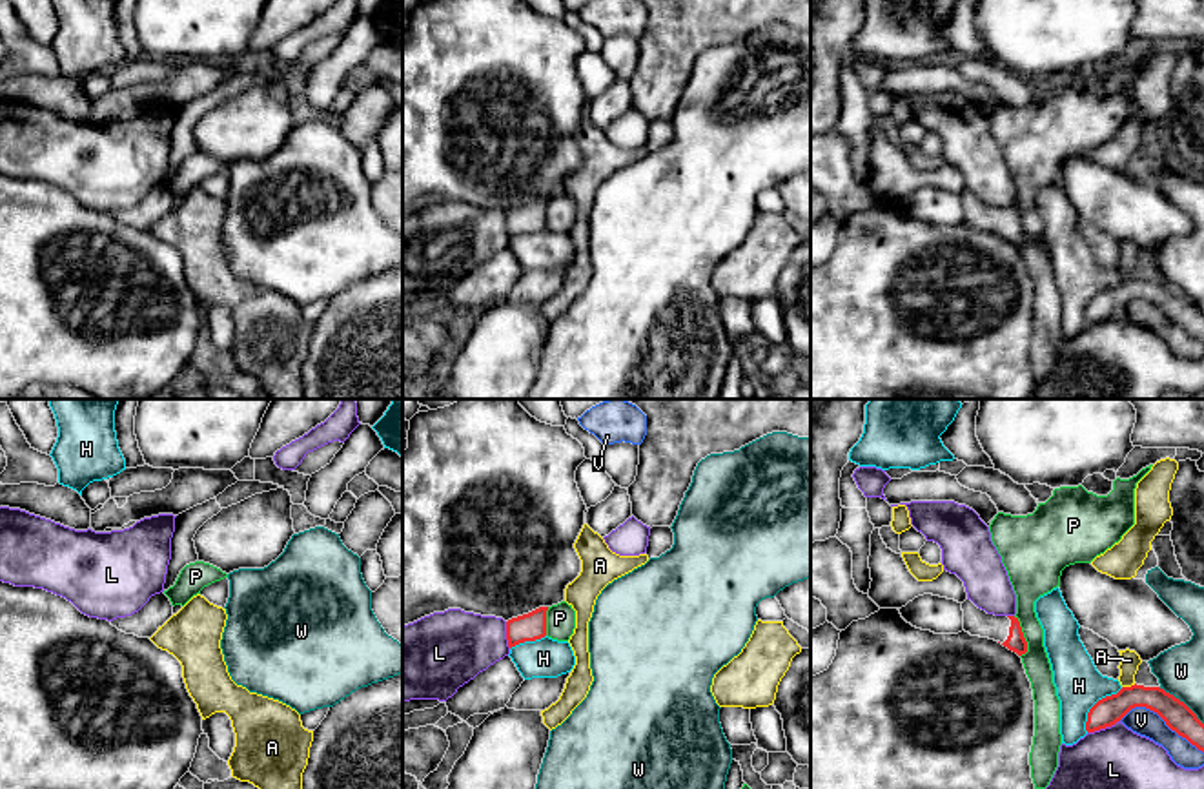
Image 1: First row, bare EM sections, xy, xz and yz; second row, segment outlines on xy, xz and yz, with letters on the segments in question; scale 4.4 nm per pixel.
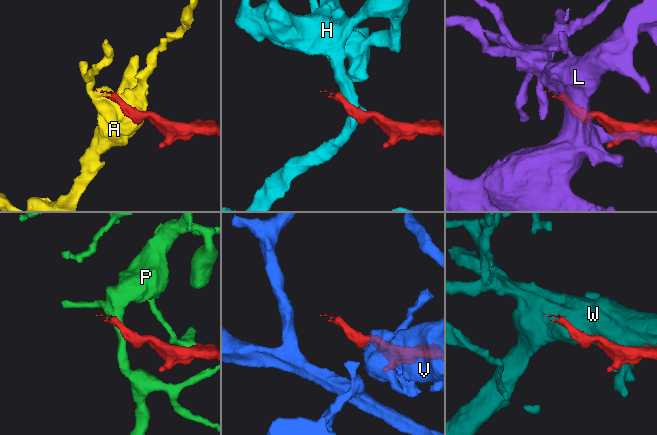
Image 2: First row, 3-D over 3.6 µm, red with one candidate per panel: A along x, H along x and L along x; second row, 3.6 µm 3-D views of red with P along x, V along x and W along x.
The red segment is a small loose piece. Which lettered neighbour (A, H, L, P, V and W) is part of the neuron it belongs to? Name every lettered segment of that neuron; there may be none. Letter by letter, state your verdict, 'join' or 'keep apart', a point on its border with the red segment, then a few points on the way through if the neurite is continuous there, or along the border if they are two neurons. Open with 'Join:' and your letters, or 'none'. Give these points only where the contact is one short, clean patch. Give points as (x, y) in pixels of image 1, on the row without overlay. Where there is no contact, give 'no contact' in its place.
Join: none
A: keep apart; contact yz (1128, 279)
H: keep apart; contact yz (1095, 296)
L: keep apart; contact yz (1102, 319)
P: keep apart; contact yz (1022, 228); border yz (1013, 208), (1026, 234), (1026, 243), (1020, 248)
V: keep apart; contact yz (1161, 308)
W: keep apart; contact yz (1183, 294)

